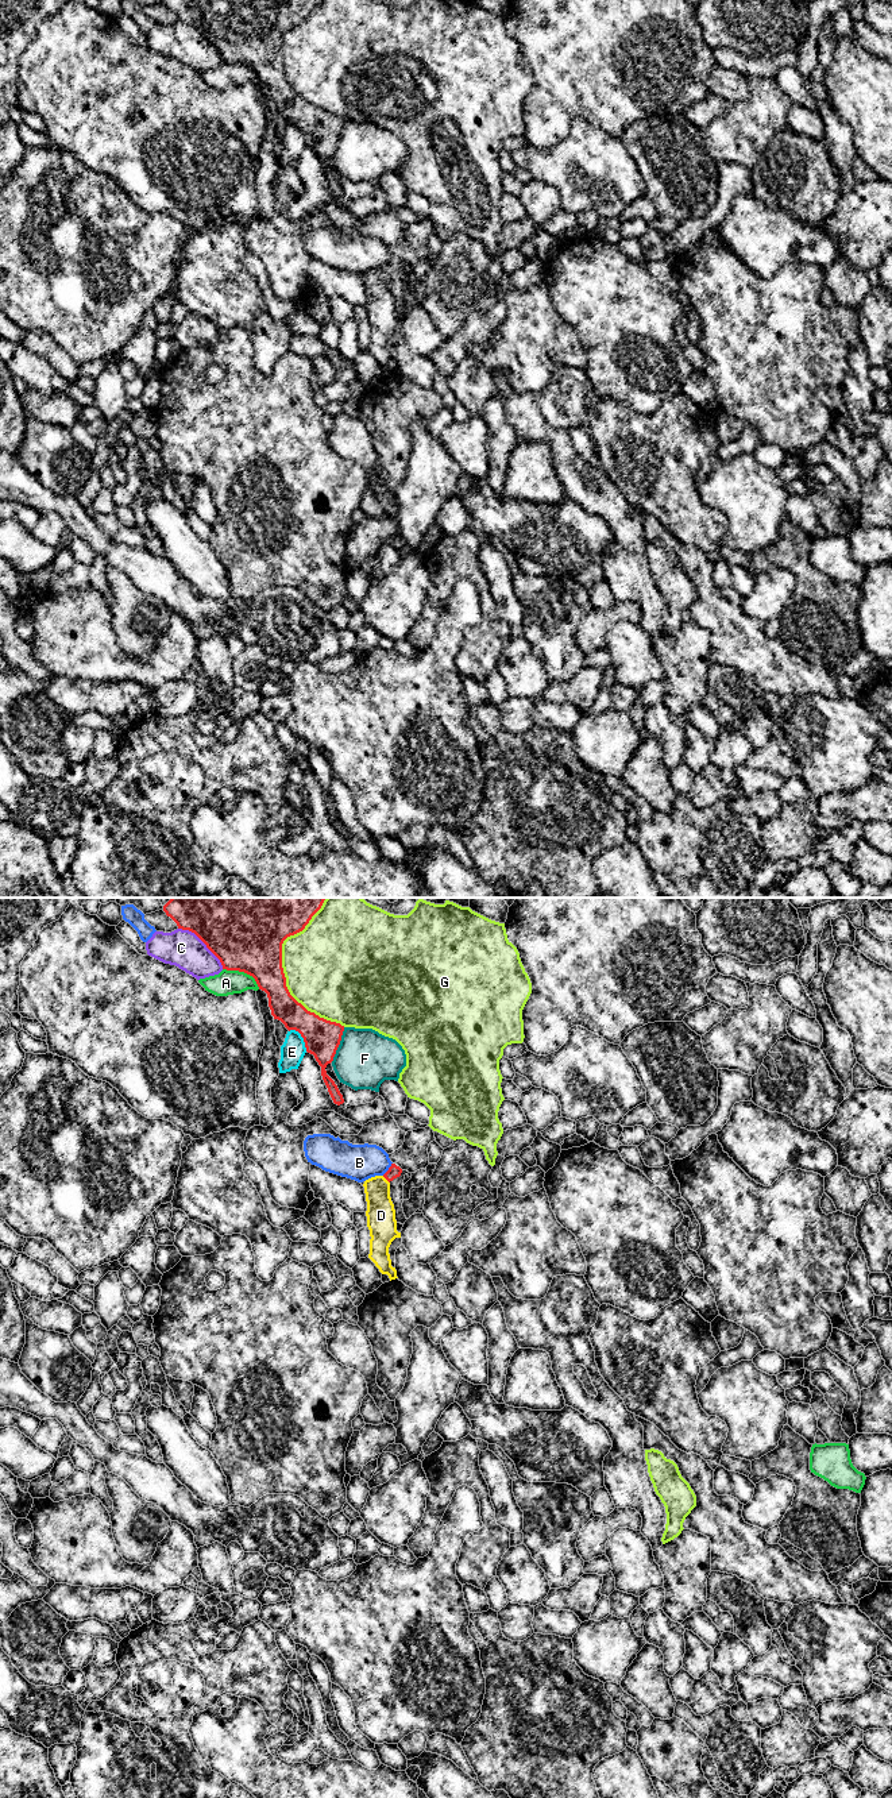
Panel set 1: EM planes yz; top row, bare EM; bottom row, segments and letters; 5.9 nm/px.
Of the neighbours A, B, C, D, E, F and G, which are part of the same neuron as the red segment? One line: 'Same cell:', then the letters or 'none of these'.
Same cell: D

